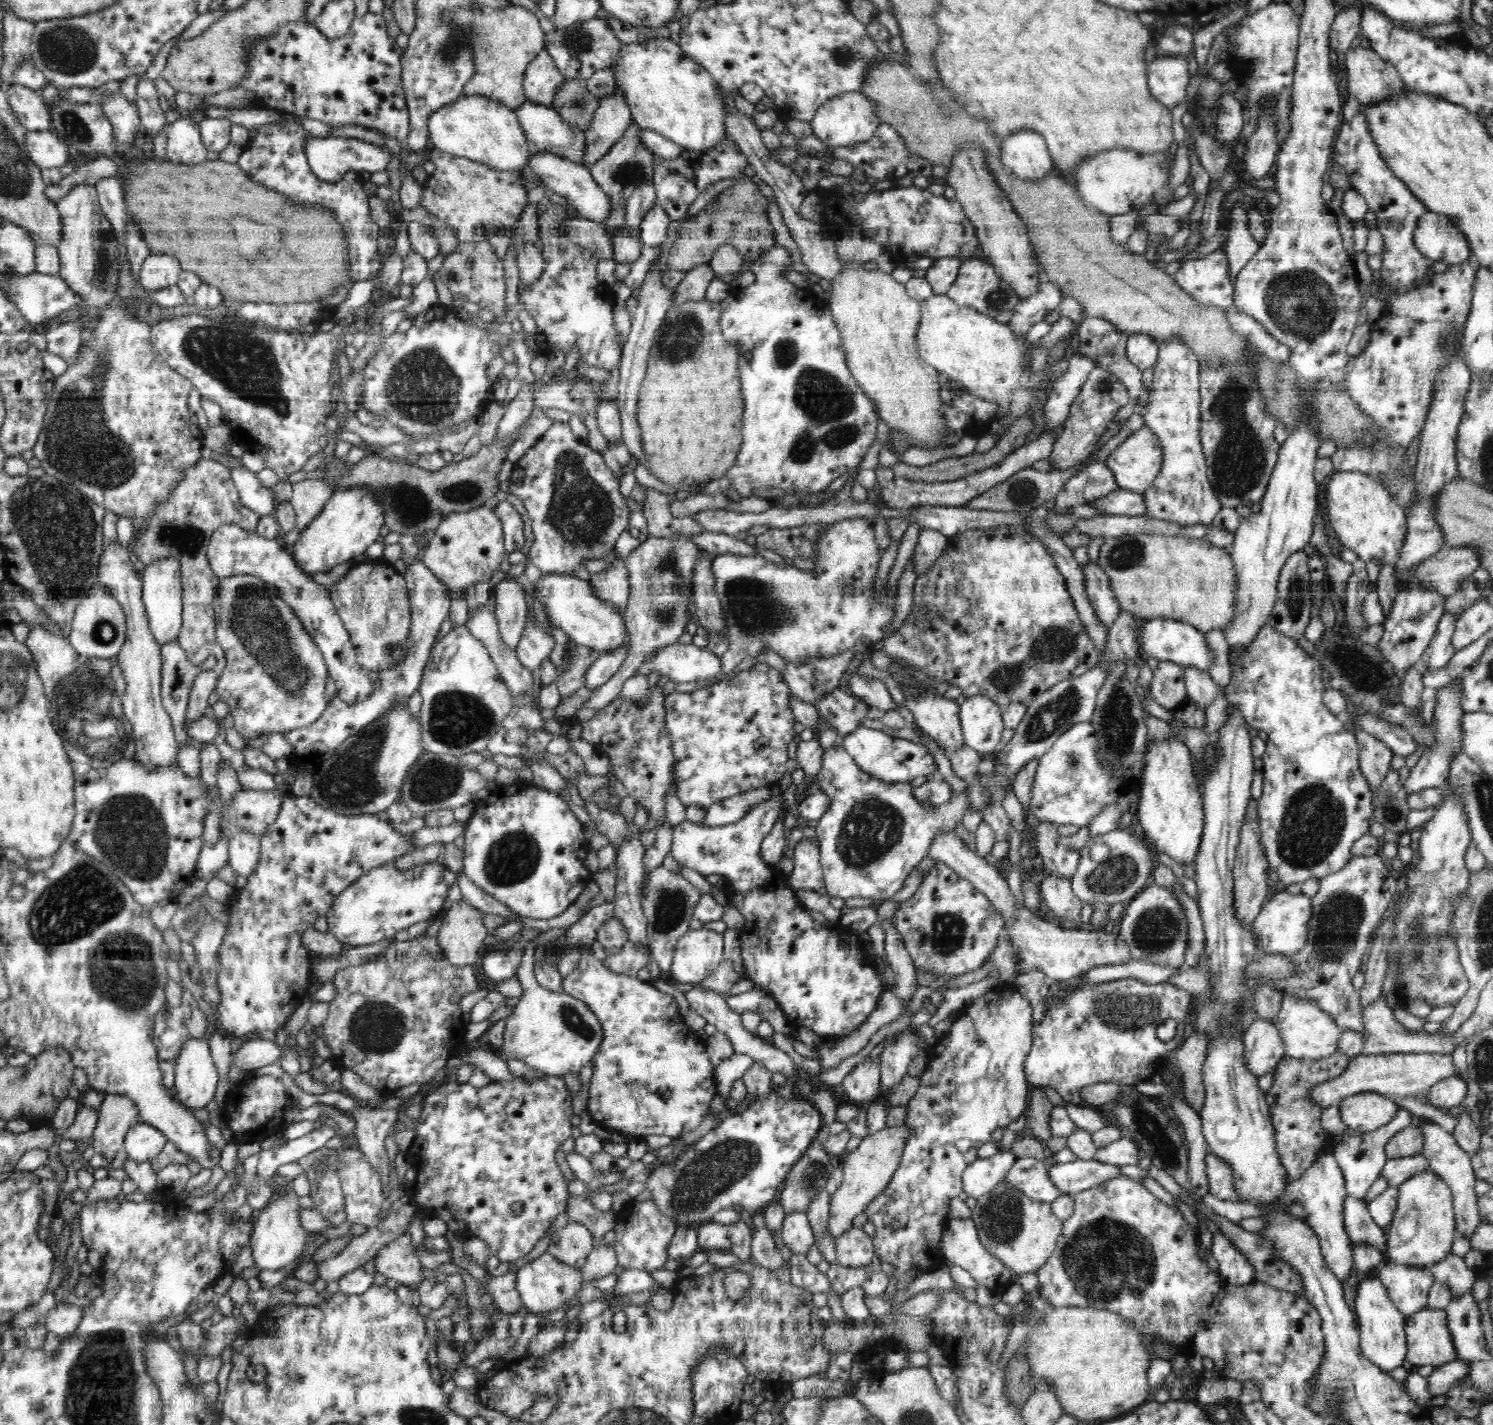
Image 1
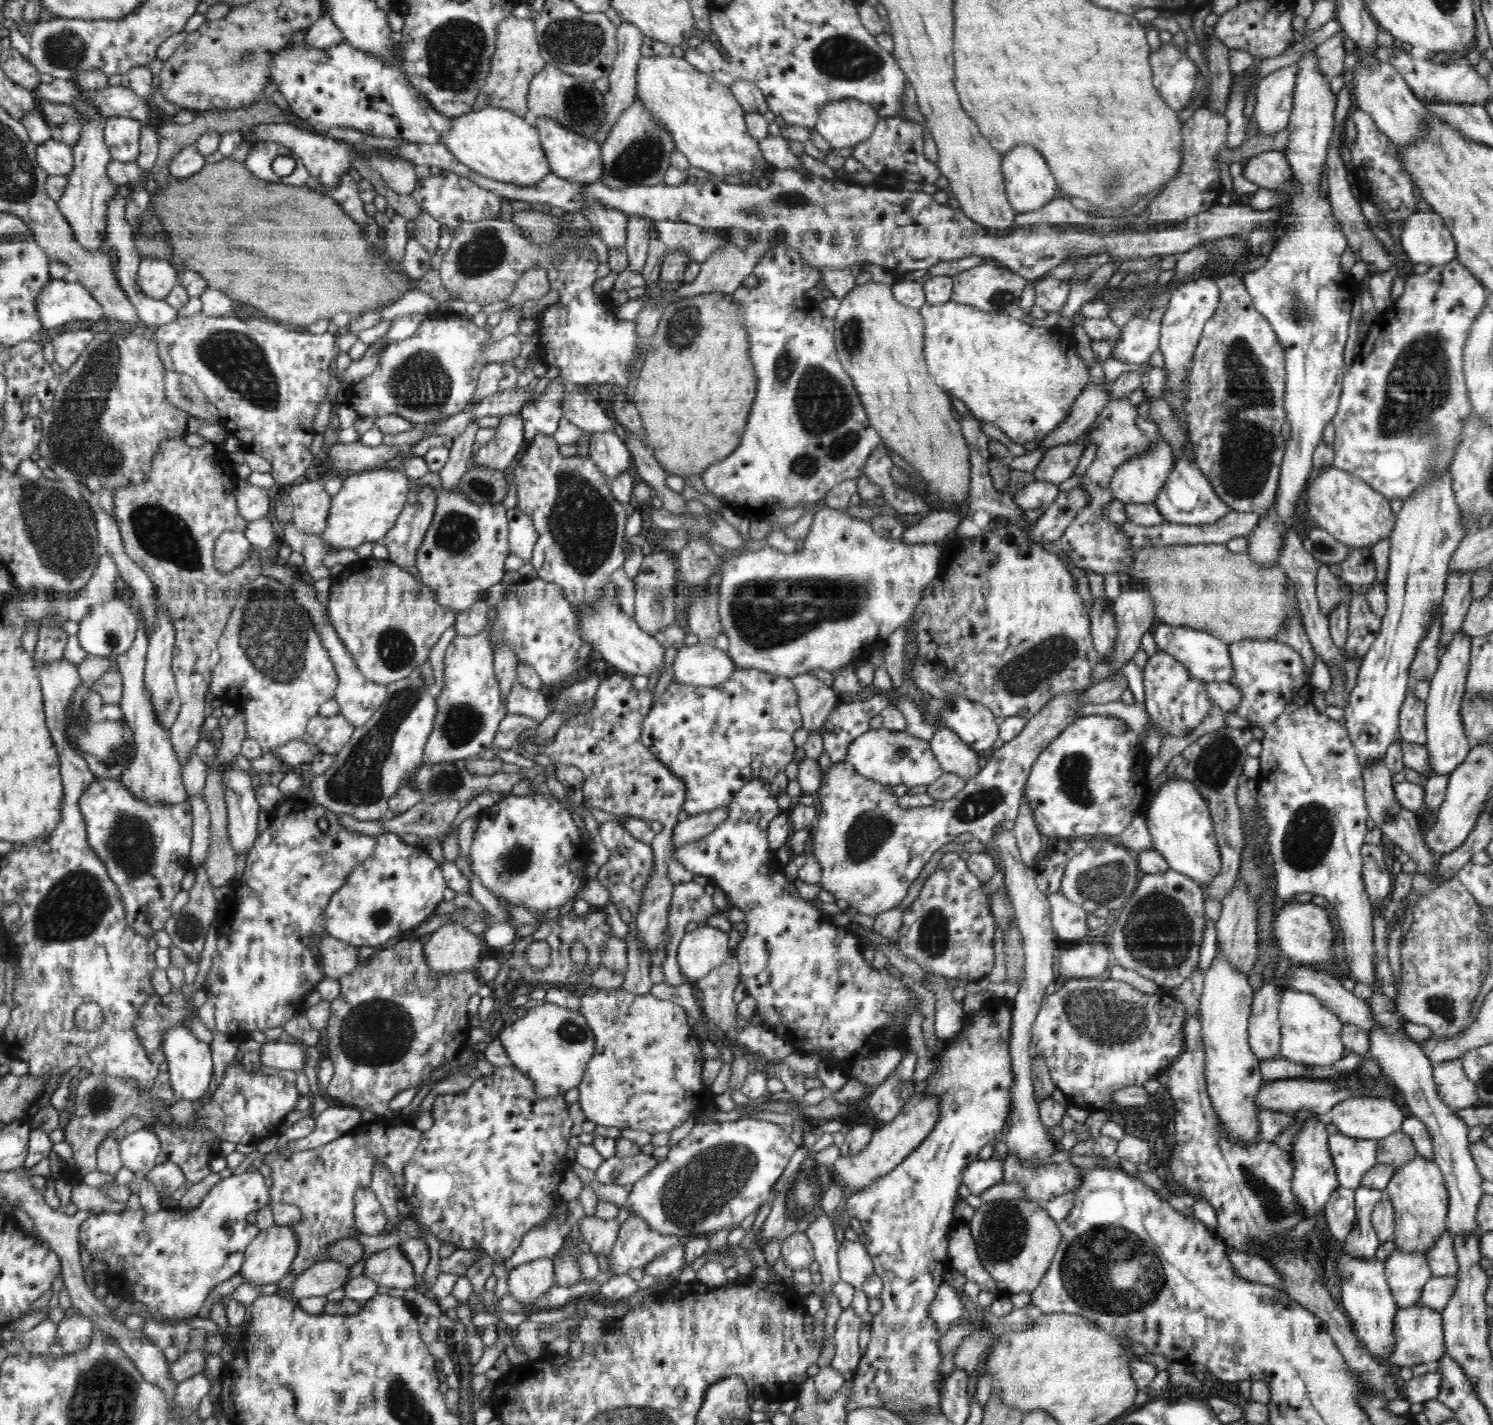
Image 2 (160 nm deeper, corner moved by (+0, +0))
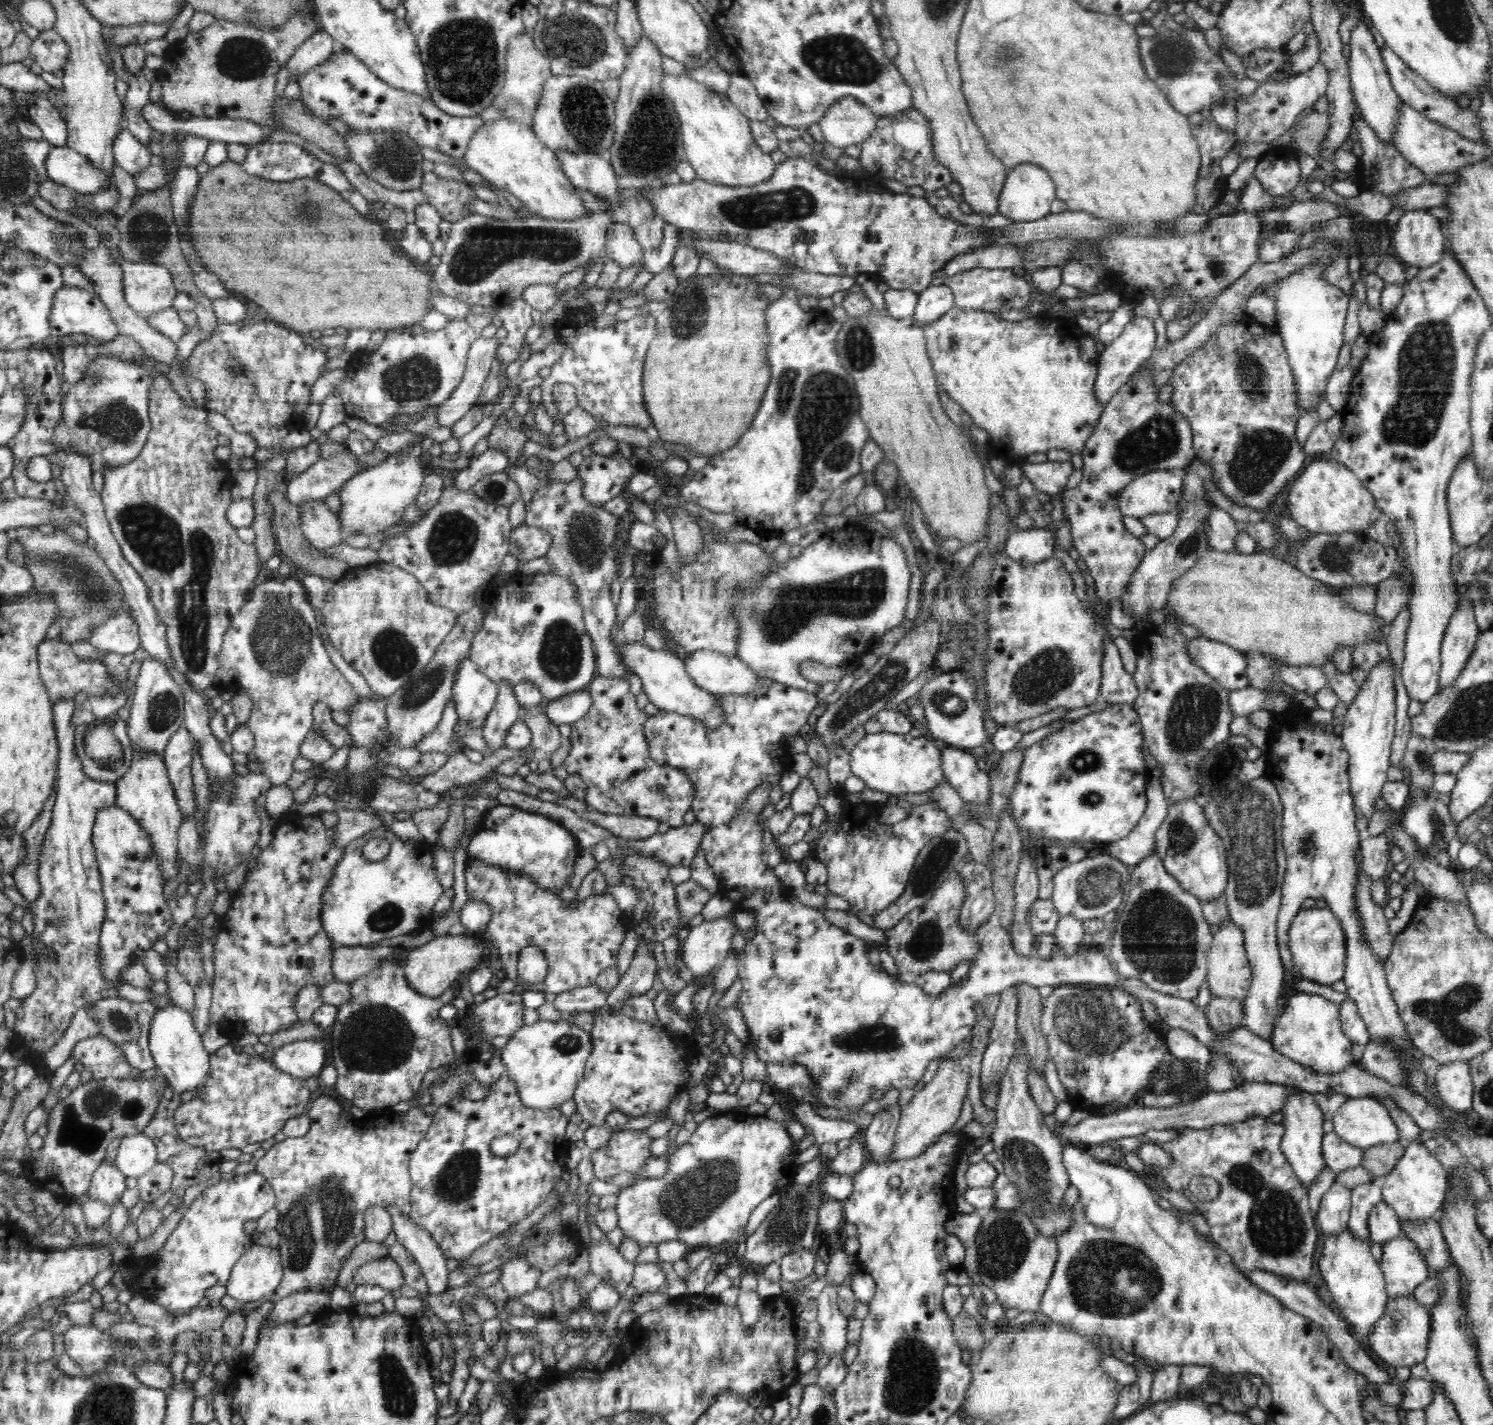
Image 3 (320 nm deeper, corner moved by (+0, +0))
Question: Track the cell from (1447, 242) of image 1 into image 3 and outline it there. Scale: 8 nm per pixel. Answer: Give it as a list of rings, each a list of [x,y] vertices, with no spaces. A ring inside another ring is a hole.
[[[1428,210],[1404,211],[1394,237],[1396,257],[1410,267],[1428,267],[1440,262],[1448,250],[1444,225]]]

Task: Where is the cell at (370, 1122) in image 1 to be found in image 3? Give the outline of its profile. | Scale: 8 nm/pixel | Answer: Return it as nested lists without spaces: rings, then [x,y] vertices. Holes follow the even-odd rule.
[[[389,1205],[386,1210],[392,1216],[397,1242],[406,1247],[421,1268],[429,1293],[444,1295],[449,1290],[450,1270],[442,1249],[430,1237],[430,1233],[414,1224],[409,1216],[403,1216],[396,1205]]]

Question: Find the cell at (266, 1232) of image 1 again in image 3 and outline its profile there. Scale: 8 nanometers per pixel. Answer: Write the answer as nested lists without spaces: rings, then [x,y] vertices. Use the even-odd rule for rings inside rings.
[[[248,1246],[226,1281],[227,1296],[244,1303],[274,1297],[282,1277],[278,1248]]]

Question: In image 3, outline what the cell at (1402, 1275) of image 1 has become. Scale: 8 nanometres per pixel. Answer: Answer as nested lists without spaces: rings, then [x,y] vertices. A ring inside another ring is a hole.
[[[1403,1236],[1394,1238],[1381,1244],[1380,1250],[1383,1253],[1379,1262],[1380,1268],[1386,1281],[1386,1291],[1390,1299],[1413,1295],[1414,1290],[1422,1284],[1422,1281],[1430,1276],[1426,1259],[1422,1256],[1417,1244],[1410,1239]]]

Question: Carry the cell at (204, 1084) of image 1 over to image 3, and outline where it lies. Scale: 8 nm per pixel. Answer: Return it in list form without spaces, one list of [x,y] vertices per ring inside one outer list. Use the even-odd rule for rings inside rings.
[[[176,1005],[156,1009],[149,1030],[149,1049],[155,1066],[177,1093],[198,1088],[208,1076],[210,1053],[204,1049],[200,1036],[186,1010]]]

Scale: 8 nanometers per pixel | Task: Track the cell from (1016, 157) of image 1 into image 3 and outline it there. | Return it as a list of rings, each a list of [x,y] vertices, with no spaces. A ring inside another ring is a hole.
[[[1018,164],[1008,171],[998,200],[998,213],[1014,223],[1033,222],[1051,214],[1051,204],[1055,199],[1056,186],[1047,170],[1037,164]]]

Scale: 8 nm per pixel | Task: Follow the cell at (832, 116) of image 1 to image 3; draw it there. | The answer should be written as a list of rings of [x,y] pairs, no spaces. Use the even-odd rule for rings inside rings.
[[[844,97],[832,104],[817,123],[826,142],[847,147],[870,138],[878,119],[879,116],[858,99]]]

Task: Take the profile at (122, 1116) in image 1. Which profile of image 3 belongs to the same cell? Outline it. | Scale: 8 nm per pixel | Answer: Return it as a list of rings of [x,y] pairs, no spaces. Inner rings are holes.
[[[103,1164],[94,1172],[89,1185],[88,1195],[94,1201],[102,1201],[108,1207],[113,1207],[116,1202],[121,1201],[127,1190],[126,1177],[118,1171],[115,1164]]]

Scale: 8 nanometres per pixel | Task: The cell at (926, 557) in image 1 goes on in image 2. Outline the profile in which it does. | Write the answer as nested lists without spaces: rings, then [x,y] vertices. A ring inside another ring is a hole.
[[[823,507],[813,517],[802,550],[784,553],[774,547],[764,546],[759,551],[754,552],[743,550],[740,556],[728,558],[726,562],[721,564],[722,580],[718,586],[718,613],[720,613],[720,621],[722,621],[722,626],[729,638],[728,656],[734,661],[737,669],[757,669],[758,671],[778,674],[790,680],[799,674],[808,673],[817,668],[833,671],[846,667],[848,662],[858,659],[864,648],[870,648],[870,645],[877,640],[880,642],[887,640],[889,634],[892,634],[913,617],[915,606],[921,599],[925,584],[937,577],[941,554],[940,541],[908,544],[902,539],[885,539],[874,532],[869,521],[851,517],[846,511]]]

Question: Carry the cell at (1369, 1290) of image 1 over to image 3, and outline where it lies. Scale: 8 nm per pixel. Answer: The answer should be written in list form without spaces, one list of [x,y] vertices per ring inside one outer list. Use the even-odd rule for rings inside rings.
[[[1350,1230],[1325,1234],[1322,1255],[1318,1261],[1320,1274],[1332,1293],[1332,1300],[1343,1318],[1354,1326],[1356,1334],[1362,1336],[1368,1336],[1373,1331],[1376,1321],[1383,1316],[1390,1300],[1380,1263],[1374,1259],[1371,1246],[1371,1241],[1355,1238]]]

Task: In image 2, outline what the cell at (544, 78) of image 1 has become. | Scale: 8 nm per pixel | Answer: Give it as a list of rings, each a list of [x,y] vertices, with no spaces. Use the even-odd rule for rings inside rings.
[[[546,64],[544,70],[530,80],[528,89],[529,119],[551,118],[564,128],[588,139],[594,139],[594,134],[600,130],[604,122],[604,97],[589,78],[575,77],[562,72],[553,64]]]

